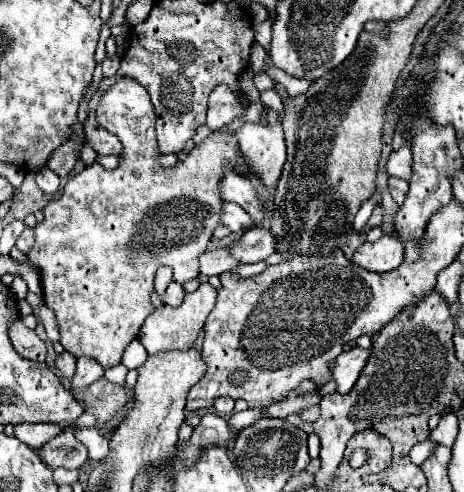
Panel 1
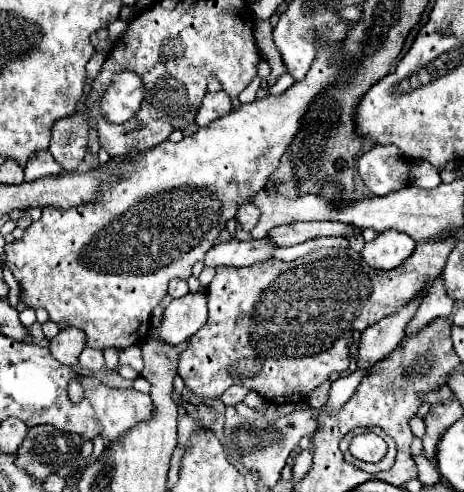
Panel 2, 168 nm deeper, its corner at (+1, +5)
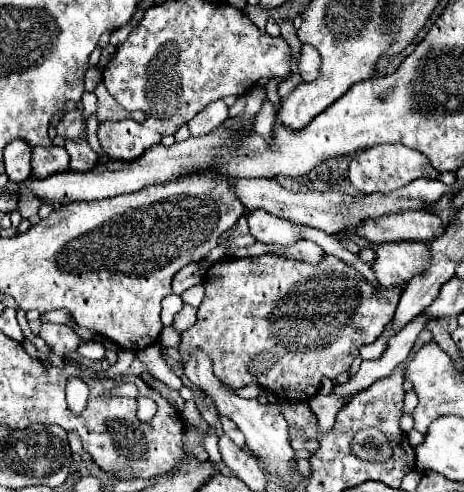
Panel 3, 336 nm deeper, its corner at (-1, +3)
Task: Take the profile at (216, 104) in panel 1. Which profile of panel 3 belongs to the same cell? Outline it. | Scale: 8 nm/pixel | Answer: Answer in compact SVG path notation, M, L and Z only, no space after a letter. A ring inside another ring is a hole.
M216 100L188 122L188 130L192 136L204 136L216 130L226 118L228 118L228 106L224 104L224 100Z

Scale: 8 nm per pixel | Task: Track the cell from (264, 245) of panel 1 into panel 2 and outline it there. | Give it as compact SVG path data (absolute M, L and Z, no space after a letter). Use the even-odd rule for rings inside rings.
M292 222L274 226L270 230L270 240L274 246L294 246L318 236L350 236L354 226L342 222Z

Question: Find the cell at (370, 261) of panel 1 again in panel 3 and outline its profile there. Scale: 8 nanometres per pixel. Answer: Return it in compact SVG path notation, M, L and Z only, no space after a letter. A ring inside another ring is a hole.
M380 244L376 246L374 272L382 286L406 286L414 276L430 266L430 250L426 244Z

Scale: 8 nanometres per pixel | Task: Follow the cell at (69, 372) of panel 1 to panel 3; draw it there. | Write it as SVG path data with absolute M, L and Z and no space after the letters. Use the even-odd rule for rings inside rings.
M42 322L42 330L38 334L54 354L58 356L74 356L82 338L70 326L58 326L50 322Z

